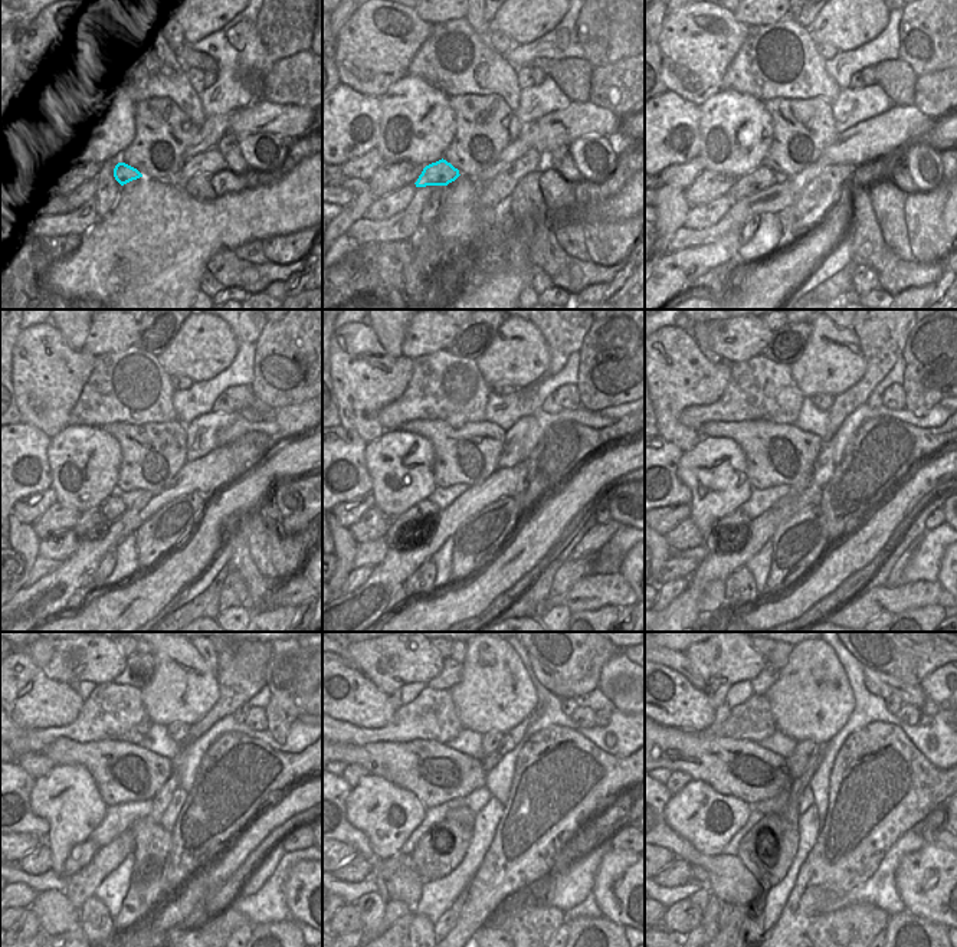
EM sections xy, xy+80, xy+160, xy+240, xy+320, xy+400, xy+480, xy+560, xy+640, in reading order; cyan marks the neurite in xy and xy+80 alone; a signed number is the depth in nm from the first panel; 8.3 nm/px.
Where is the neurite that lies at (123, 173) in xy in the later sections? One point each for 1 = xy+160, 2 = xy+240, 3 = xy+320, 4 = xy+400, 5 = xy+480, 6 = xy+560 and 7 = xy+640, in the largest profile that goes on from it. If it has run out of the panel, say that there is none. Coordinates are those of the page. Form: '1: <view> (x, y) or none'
1: xy+160 (762, 177)
2: xy+240 (112, 507)
3: xy+320 (415, 518)
4: xy+400 (728, 526)
5: xy+480 (81, 854)
6: xy+560 (386, 868)
7: xy+640 (698, 877)

